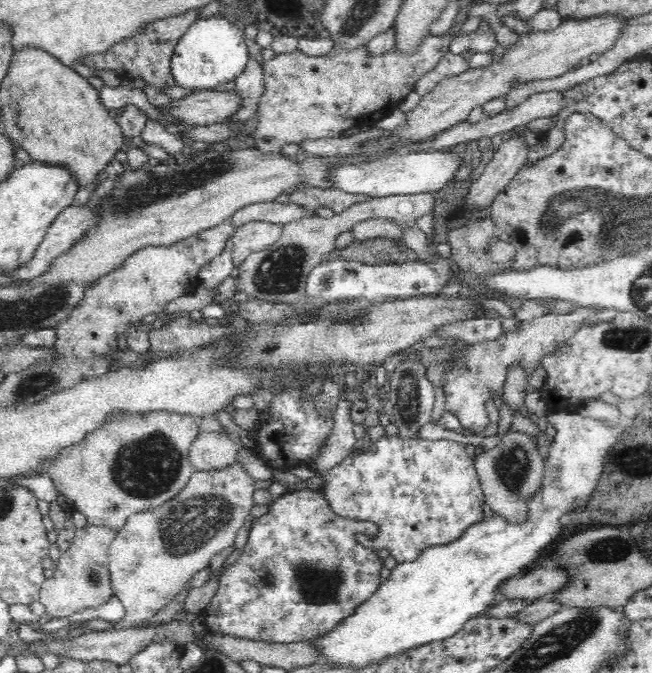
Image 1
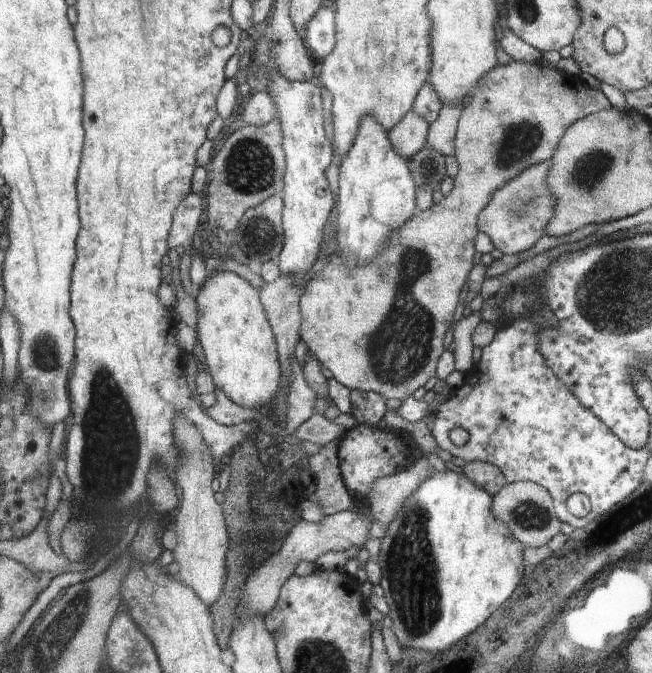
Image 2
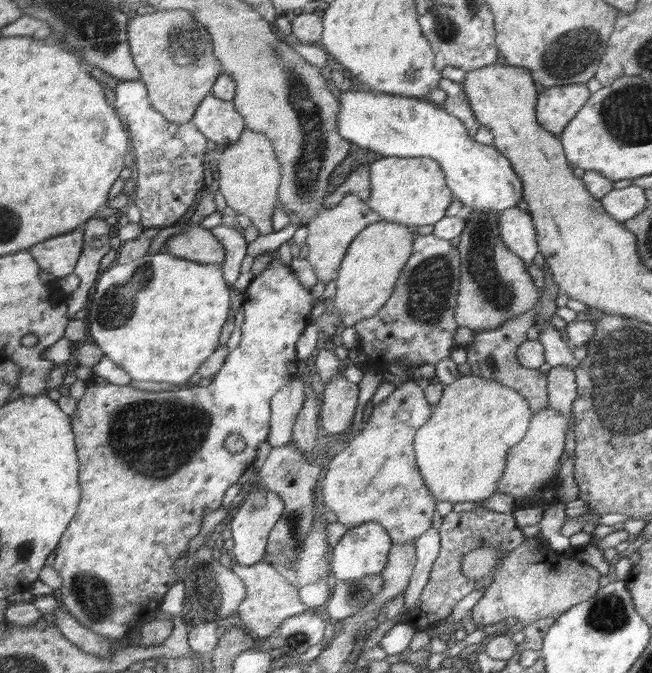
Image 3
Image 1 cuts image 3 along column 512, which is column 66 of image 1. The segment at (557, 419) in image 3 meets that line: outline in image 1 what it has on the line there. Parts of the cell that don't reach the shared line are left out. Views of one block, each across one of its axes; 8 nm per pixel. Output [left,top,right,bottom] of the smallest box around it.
[50,413,200,531]

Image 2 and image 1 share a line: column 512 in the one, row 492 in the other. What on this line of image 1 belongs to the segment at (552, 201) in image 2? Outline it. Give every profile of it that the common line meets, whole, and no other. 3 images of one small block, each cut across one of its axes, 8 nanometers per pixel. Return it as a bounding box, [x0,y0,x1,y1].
[109,460,255,629]

